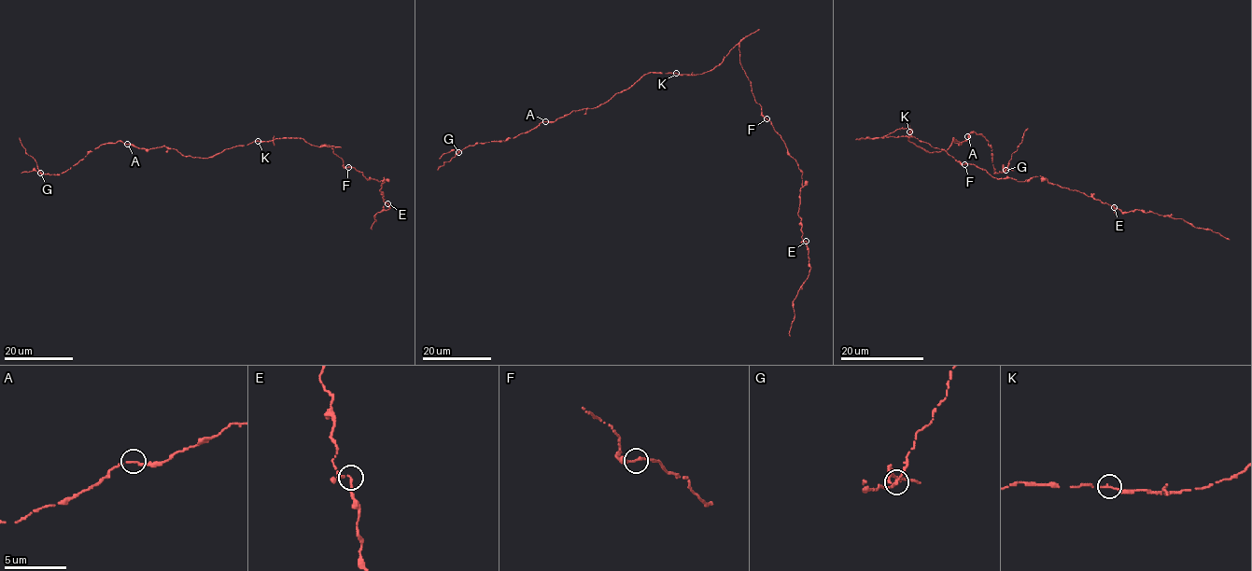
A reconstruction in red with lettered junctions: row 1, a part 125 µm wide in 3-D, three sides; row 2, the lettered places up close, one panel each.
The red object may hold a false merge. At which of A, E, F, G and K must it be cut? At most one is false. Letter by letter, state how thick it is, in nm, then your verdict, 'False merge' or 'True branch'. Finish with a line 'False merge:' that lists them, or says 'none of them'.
A: Thickness 180 nm. True branch
E: Thickness 180 nm. True branch
F: Thickness 190 nm. True branch
G: Thickness 200 nm. True branch
K: Thickness 180 nm. True branch
False merge: none of them

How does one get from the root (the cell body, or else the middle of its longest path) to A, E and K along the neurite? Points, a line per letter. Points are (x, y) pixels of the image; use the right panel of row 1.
A: (890, 133), (897, 129), (910, 129), (908, 140), (929, 152), (947, 150), (954, 138), (962, 142), (967, 136)
E: (890, 133), (874, 139), (914, 137), (996, 178), (1024, 182), (1041, 175), (1114, 208)
K: (890, 133), (897, 129), (910, 129), (909, 132)

